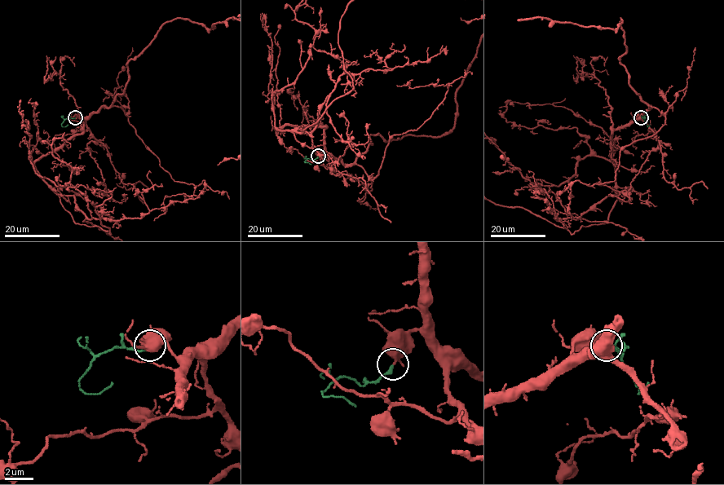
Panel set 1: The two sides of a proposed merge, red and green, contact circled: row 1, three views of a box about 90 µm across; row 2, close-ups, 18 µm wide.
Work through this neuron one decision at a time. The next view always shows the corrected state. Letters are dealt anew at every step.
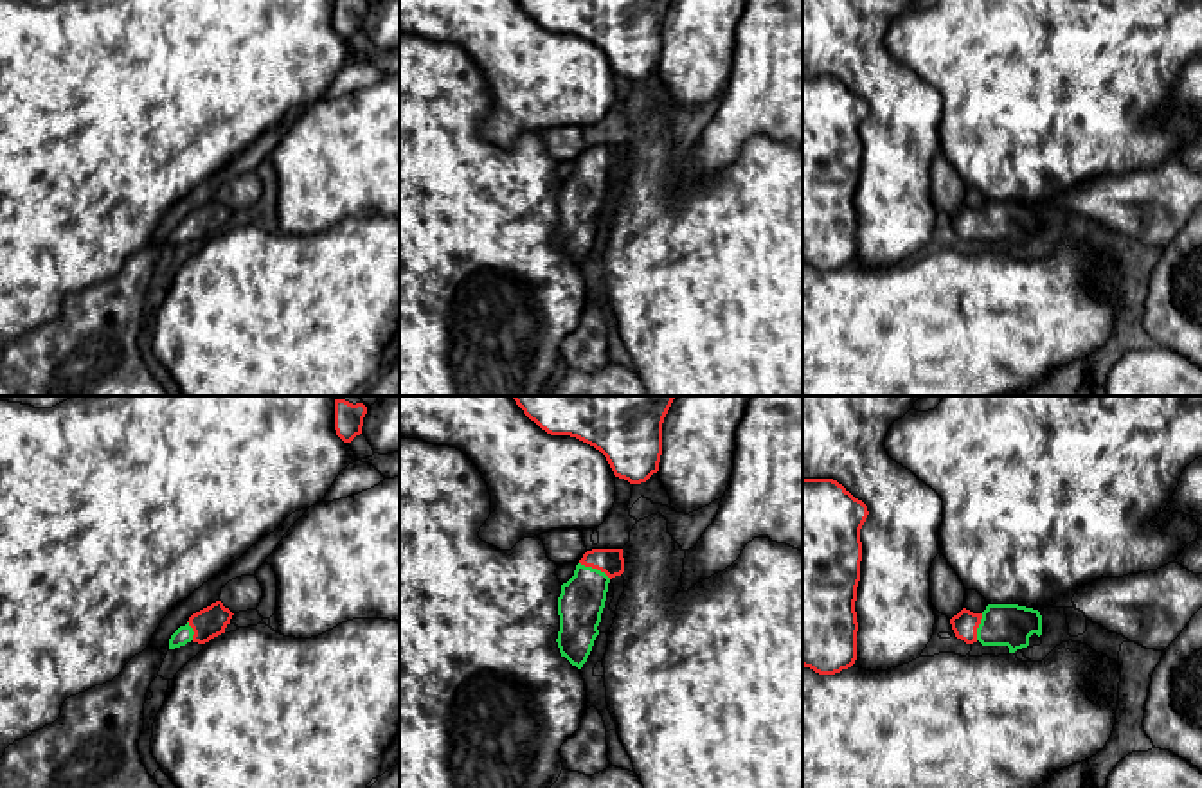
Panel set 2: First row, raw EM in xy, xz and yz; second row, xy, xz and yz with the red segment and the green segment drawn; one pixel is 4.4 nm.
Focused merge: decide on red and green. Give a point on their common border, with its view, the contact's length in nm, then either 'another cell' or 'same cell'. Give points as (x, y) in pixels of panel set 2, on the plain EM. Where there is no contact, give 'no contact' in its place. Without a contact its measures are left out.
contact xz (596, 164); length 160 nm; same cell

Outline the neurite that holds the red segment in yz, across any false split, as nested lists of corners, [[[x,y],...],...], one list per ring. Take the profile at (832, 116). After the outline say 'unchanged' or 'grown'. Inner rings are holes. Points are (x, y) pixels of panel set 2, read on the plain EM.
[[[803,76],[803,263],[835,272],[857,257],[860,126],[867,103],[833,76]]] | unchanged

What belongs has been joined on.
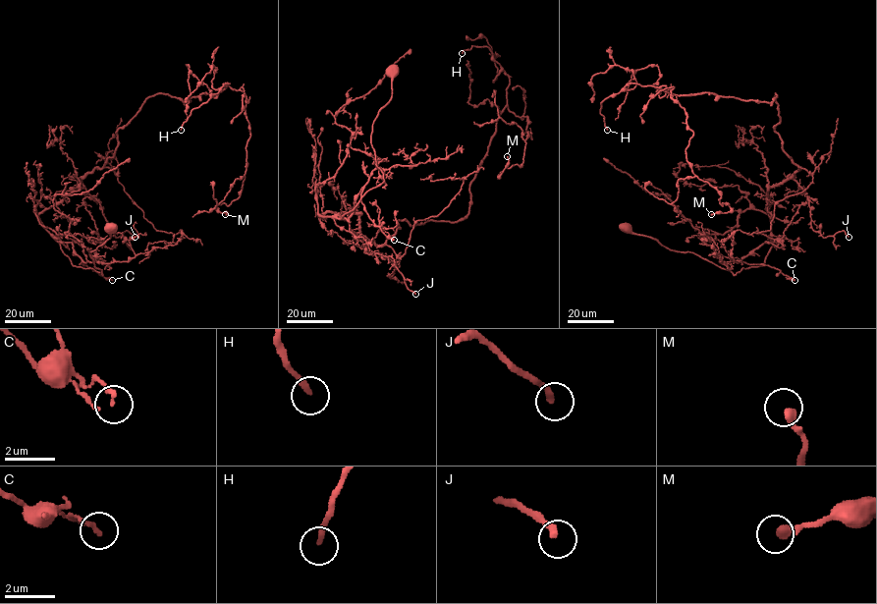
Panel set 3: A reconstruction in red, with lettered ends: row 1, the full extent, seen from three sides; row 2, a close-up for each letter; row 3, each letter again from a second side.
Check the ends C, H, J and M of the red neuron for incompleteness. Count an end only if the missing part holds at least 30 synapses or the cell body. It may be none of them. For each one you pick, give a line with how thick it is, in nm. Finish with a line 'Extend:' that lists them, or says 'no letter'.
J: 260 nm thick
Extend: J

